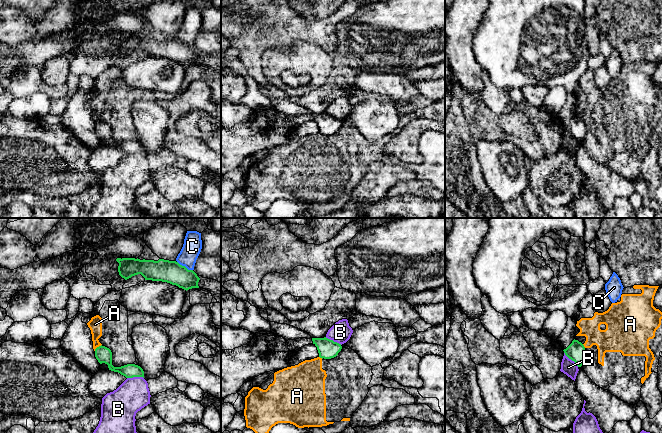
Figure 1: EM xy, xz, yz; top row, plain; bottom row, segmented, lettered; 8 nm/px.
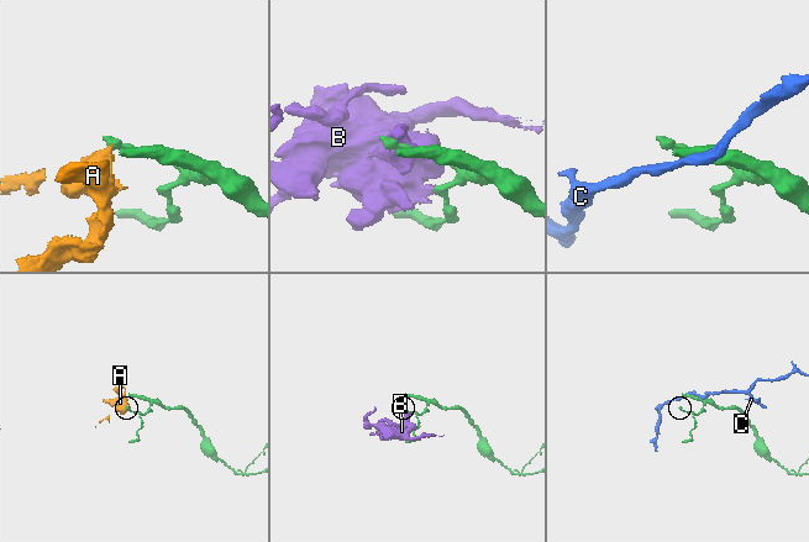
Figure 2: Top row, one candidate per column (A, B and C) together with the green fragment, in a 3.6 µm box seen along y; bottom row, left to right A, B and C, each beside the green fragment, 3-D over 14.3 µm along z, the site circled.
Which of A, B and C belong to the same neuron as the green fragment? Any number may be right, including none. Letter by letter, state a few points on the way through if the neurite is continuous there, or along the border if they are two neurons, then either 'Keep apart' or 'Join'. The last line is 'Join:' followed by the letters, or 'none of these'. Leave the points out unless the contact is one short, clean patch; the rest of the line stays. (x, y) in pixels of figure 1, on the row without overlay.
A: Boundary: xy (101, 120), (94, 126). Keep apart
B: Boundary: xy (143, 153), (127, 154). Keep apart
C: Boundary: xy (177, 37), (192, 46). Keep apart
Join: none of these

